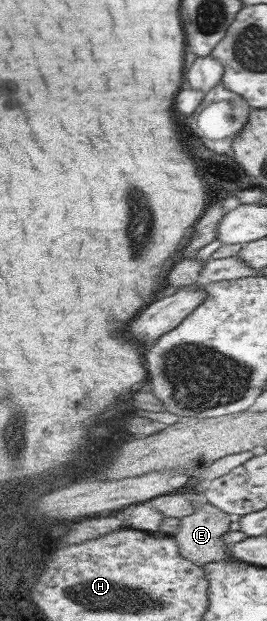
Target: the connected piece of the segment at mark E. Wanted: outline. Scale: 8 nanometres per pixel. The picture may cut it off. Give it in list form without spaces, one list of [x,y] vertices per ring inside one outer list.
[[[193,490],[193,492],[197,494],[197,497],[193,499],[195,506],[197,506],[197,511],[192,515],[179,518],[179,521],[181,521],[179,531],[172,535],[172,538],[177,541],[179,549],[181,549],[181,556],[200,567],[223,560],[227,562],[238,561],[232,557],[231,545],[223,540],[223,537],[231,532],[231,523],[235,518],[213,506],[211,502],[204,498],[203,493],[198,493],[196,490]]]

